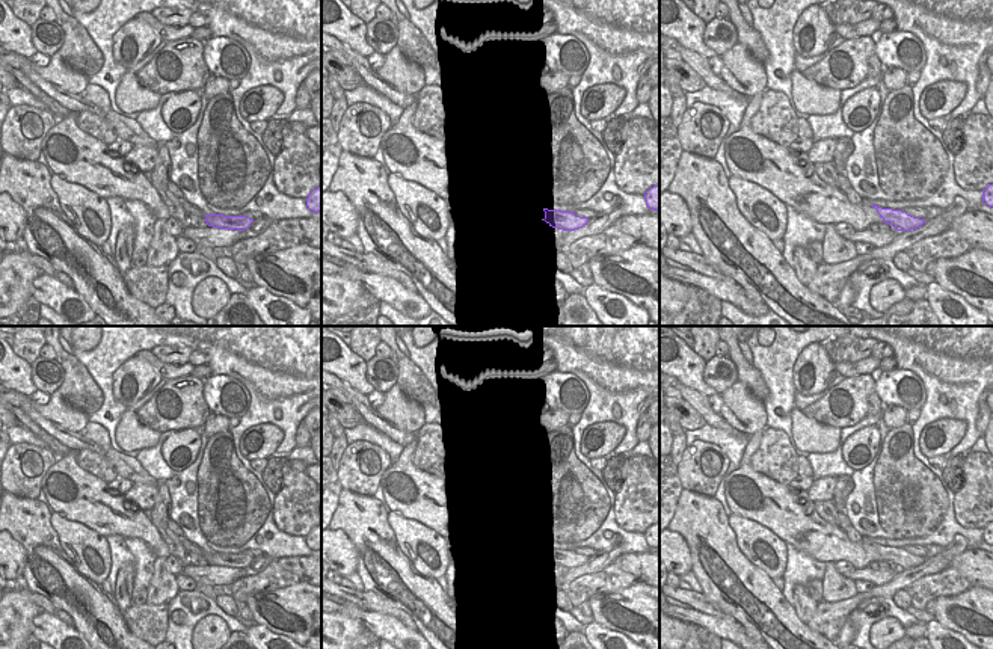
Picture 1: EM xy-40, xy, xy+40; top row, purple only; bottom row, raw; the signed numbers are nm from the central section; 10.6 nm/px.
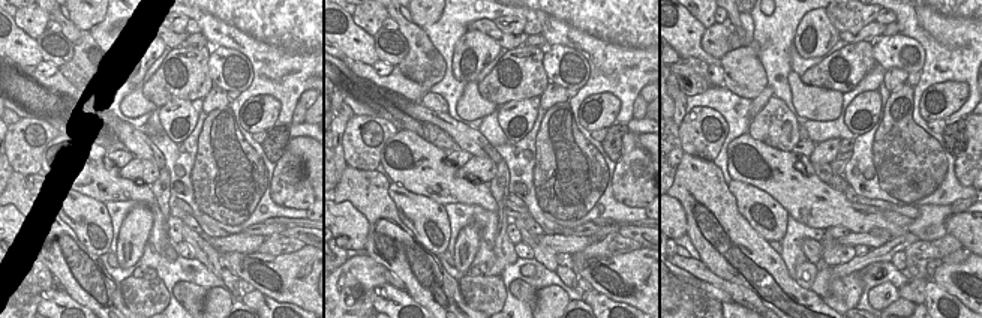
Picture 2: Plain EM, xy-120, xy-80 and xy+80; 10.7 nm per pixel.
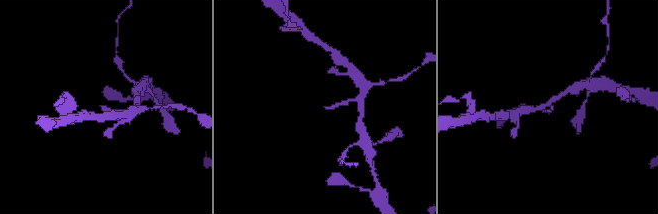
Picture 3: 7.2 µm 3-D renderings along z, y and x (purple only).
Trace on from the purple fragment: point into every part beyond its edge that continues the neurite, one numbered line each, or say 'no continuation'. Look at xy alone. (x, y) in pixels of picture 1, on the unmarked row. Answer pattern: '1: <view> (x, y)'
no continuation

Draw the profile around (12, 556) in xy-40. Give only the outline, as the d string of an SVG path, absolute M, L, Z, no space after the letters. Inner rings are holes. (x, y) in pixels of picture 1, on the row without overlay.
M0 531L0 575L5 580L17 580L23 575L26 549L8 531Z

